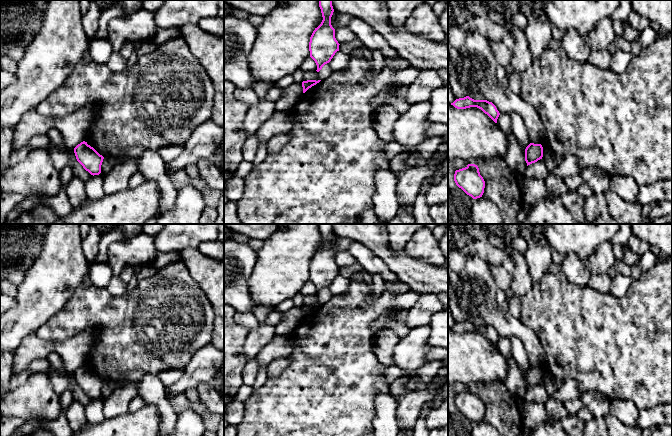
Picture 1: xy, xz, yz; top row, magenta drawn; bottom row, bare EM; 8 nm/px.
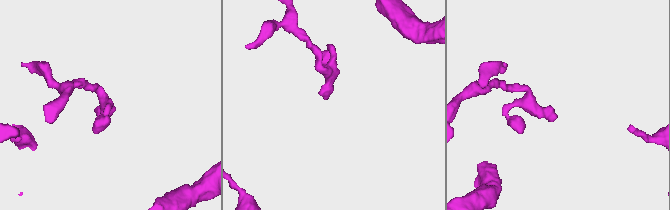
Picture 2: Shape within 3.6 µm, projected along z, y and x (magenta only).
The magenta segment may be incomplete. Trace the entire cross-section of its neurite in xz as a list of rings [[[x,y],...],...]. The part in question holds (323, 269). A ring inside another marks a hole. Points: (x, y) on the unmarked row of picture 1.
[[[319,224],[323,244],[321,248],[313,255],[310,266],[310,281],[317,289],[317,296],[329,287],[335,277],[339,275],[339,267],[335,262],[335,253],[331,249],[331,241],[334,233],[332,224]]]

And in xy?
[[[83,365],[74,372],[77,385],[91,399],[99,399],[101,397],[101,389],[104,381],[100,379],[93,371]]]

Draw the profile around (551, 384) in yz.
[[[543,372],[543,381],[542,382],[543,382],[545,389],[549,396],[552,393],[554,393],[555,391],[557,391],[560,388],[560,386],[562,385],[562,383],[559,380],[550,376],[546,372]]]

